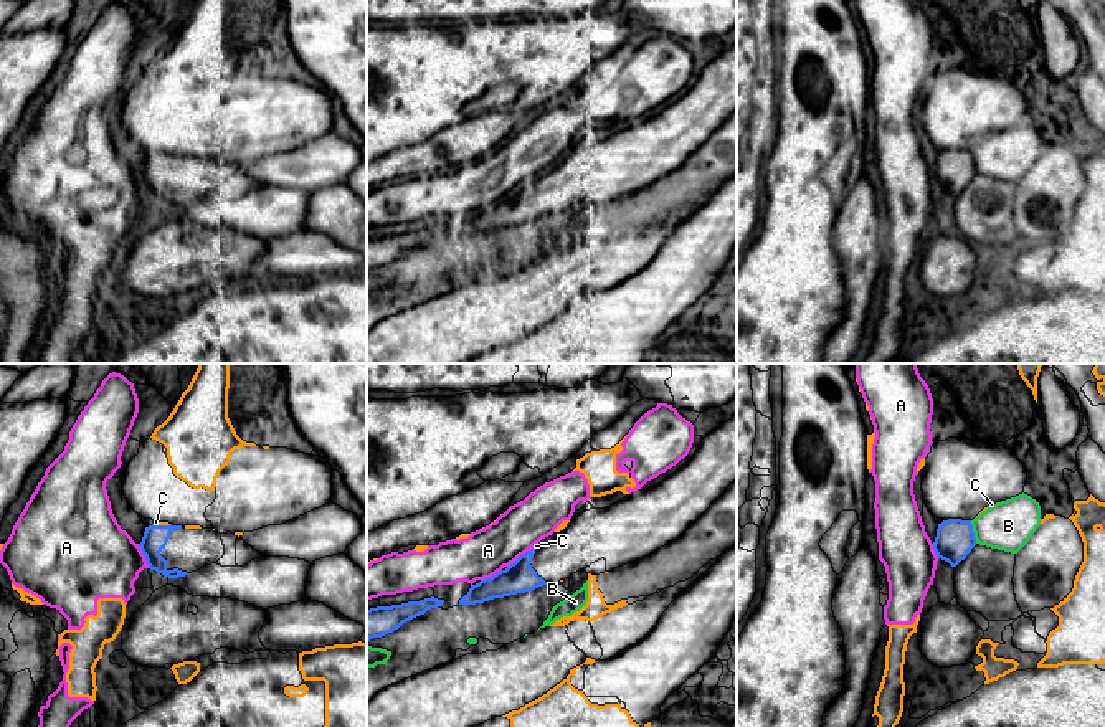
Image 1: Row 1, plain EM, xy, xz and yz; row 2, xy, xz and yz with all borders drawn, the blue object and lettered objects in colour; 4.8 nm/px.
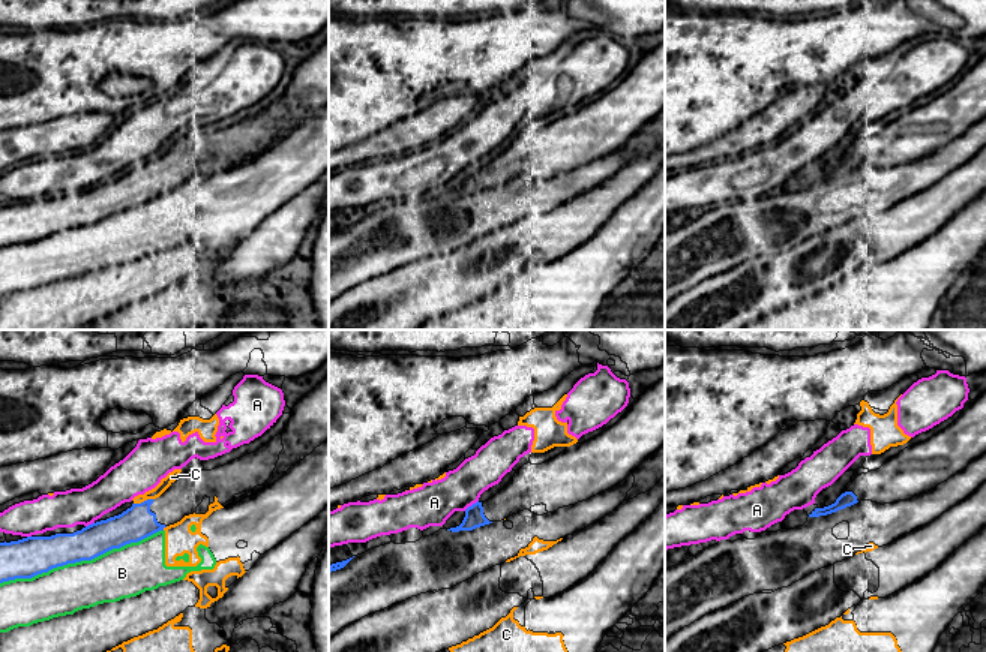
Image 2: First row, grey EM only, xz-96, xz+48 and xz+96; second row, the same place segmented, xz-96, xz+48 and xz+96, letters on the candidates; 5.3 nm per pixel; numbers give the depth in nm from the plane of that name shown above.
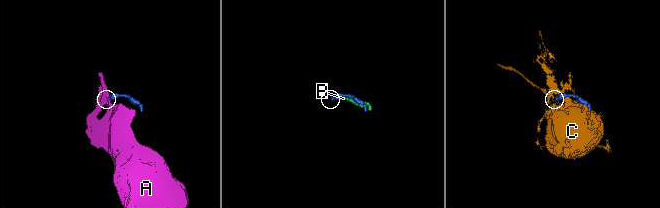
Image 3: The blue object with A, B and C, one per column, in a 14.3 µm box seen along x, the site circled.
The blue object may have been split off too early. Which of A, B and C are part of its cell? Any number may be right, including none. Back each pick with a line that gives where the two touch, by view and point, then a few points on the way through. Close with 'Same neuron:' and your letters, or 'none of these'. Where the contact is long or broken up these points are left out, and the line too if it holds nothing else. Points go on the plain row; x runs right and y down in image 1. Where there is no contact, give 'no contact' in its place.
Same neuron: none of these

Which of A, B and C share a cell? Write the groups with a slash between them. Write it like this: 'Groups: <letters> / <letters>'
Groups: A / B / C

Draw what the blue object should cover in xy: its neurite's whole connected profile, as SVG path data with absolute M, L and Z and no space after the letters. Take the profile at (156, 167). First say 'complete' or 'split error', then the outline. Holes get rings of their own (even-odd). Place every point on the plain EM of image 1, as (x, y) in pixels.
split error; M149 155L139 173L150 200L168 208L185 207L225 185L221 164L213 159Z

